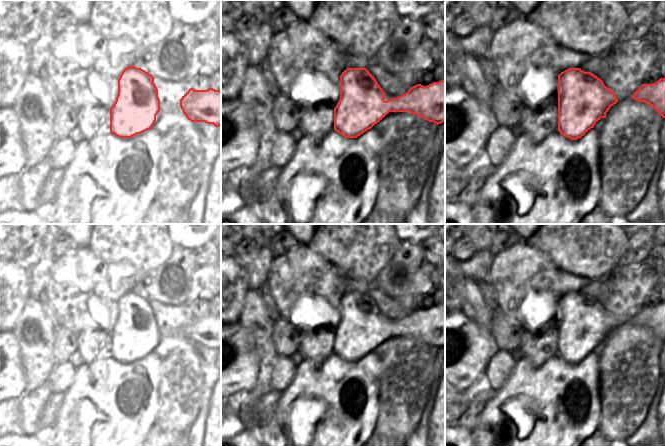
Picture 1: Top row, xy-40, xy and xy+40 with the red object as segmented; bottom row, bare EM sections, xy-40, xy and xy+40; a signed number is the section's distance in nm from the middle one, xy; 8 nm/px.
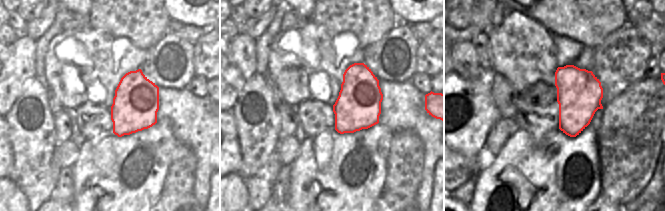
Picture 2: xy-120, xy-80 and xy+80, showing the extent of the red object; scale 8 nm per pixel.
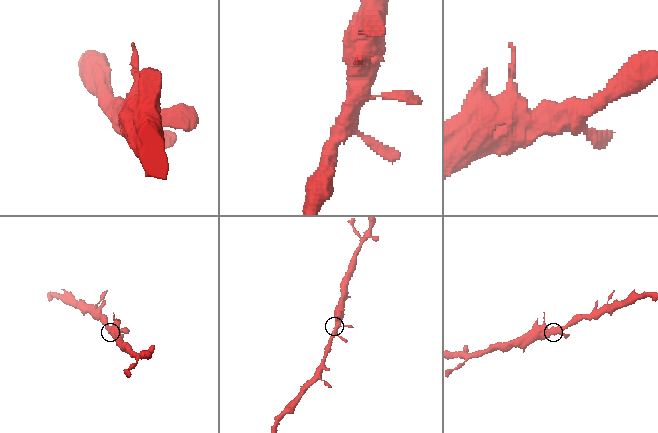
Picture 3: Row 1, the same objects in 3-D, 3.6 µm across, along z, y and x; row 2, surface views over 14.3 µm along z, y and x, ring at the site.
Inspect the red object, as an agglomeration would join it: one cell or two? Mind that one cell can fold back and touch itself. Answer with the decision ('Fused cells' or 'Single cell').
Single cell.

